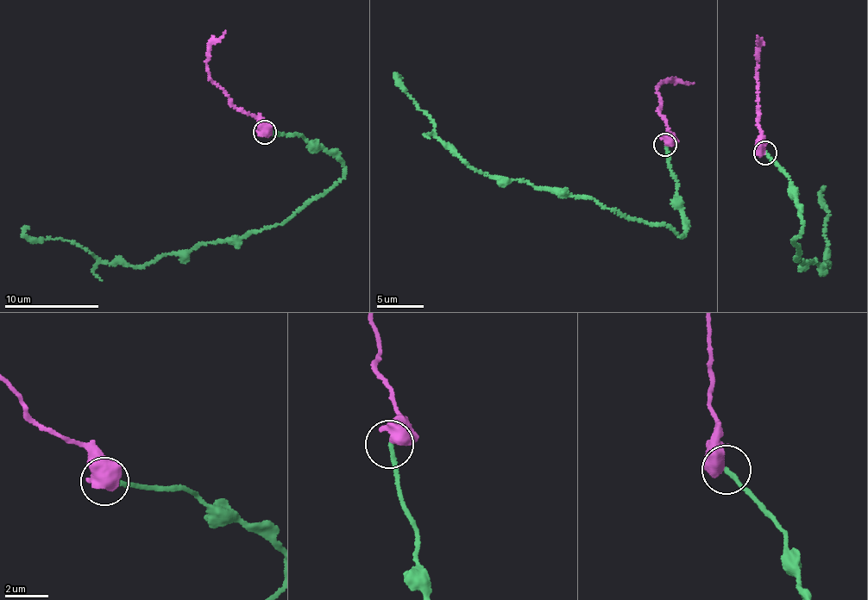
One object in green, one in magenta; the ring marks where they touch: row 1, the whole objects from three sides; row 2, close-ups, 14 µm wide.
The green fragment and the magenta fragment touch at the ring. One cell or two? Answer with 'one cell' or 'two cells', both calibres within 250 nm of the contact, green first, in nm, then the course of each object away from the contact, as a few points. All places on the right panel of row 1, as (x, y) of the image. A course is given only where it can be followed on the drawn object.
two cells; 220 nm thick on the green side, 700 nm on the other; green runs (764, 153), (788, 176), (803, 227), (793, 240), (800, 246), (796, 261), (830, 262), (819, 194), (825, 187); magenta runs (764, 153), (757, 96), (757, 35)

